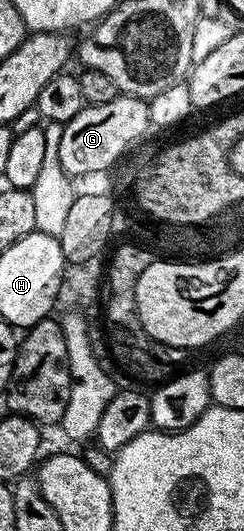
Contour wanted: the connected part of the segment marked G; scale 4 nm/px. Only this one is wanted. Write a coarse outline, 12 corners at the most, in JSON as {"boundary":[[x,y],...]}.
{"boundary":[[120,94],[63,125],[71,178],[112,164],[150,128],[148,103]]}

